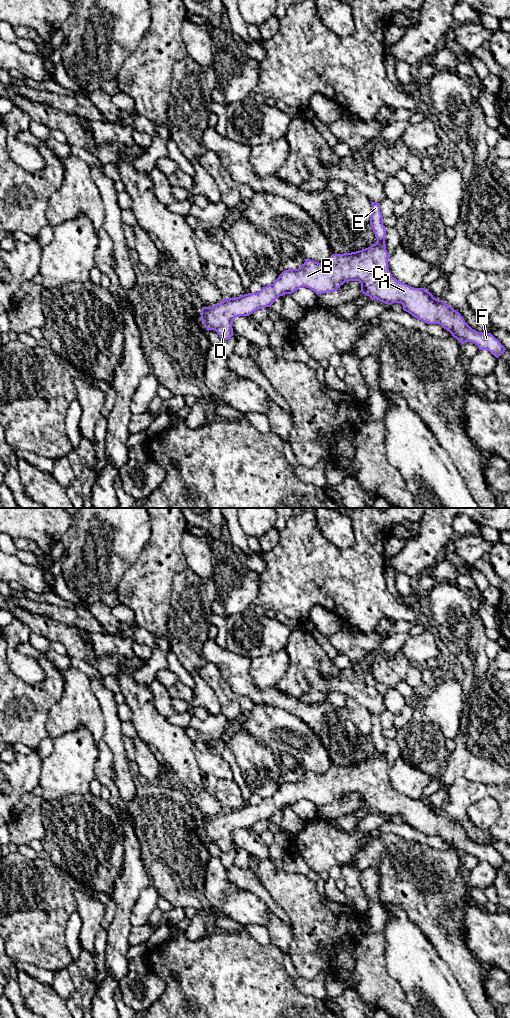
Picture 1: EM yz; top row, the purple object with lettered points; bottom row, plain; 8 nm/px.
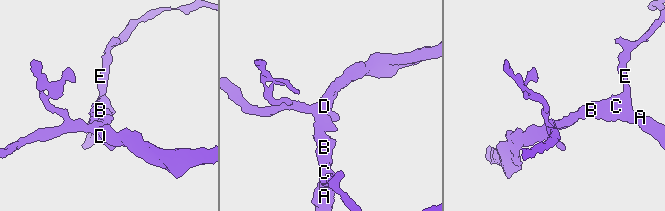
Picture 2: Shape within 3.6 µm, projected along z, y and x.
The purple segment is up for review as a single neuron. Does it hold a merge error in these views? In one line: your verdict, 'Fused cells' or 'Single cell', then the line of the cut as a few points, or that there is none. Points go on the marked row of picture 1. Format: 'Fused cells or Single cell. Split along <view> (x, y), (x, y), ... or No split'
Single cell. No split

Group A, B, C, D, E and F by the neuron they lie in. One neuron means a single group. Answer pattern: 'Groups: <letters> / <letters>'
Groups: A B C D E F

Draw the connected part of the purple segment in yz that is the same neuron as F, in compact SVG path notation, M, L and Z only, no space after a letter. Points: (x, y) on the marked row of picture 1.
M370 202L372 205L370 225L377 239L375 244L356 252L333 254L324 263L305 259L304 264L300 268L283 271L272 284L262 287L257 293L248 293L239 297L227 298L213 307L202 307L201 321L205 328L208 331L215 330L222 340L228 340L233 336L232 322L236 317L249 316L258 309L271 307L273 302L280 296L285 294L290 295L301 287L307 287L317 295L335 292L345 282L359 281L361 283L362 293L369 296L372 300L376 299L388 305L401 303L404 311L427 324L441 325L461 344L472 342L478 346L479 350L487 350L496 358L501 356L506 349L491 333L478 332L472 329L459 312L443 300L434 298L425 288L411 287L392 276L388 268L389 255L385 244L386 231L383 225L380 205L377 202Z

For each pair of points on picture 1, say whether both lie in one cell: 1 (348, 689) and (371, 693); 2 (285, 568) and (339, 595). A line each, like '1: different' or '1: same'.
1: same
2: same

